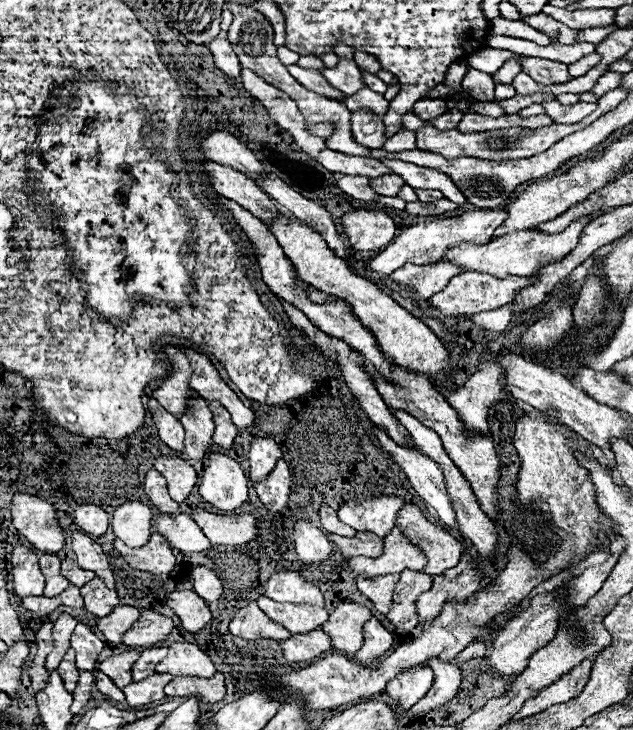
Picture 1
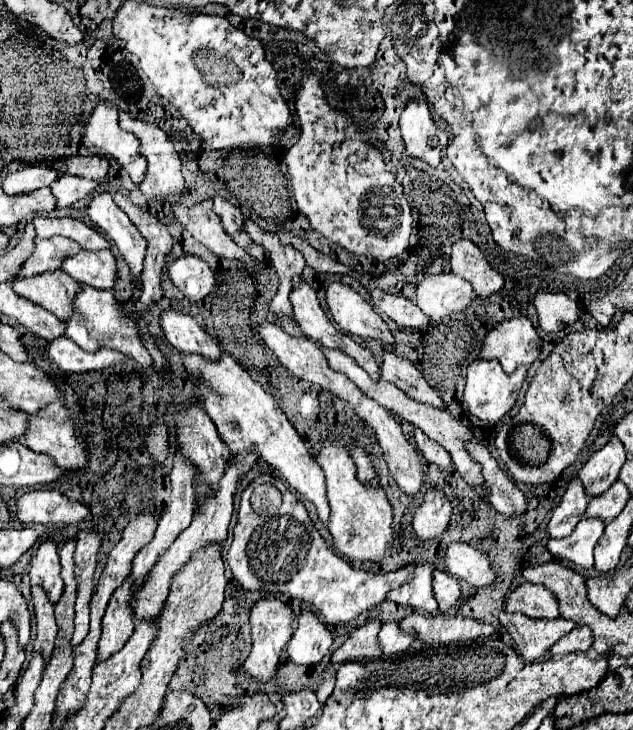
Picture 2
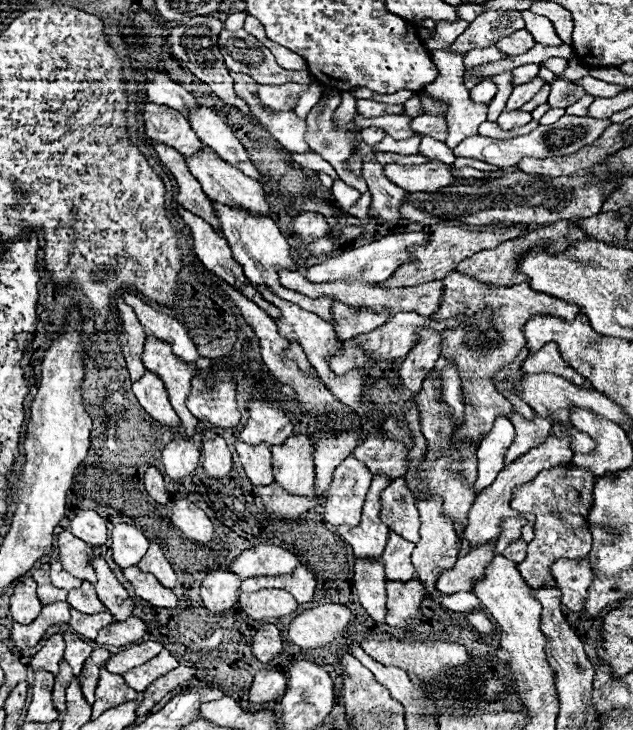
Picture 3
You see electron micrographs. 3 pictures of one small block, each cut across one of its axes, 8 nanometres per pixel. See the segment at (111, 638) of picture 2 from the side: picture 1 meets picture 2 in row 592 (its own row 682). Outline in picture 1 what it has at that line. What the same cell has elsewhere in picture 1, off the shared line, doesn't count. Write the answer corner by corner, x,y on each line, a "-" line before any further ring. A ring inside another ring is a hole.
128,650
128,652
122,652
118,656
110,656
110,658
102,660
98,664
98,670
102,670
118,688
124,688
126,684
132,682
130,668
132,668
136,658
138,658
138,652
136,650

